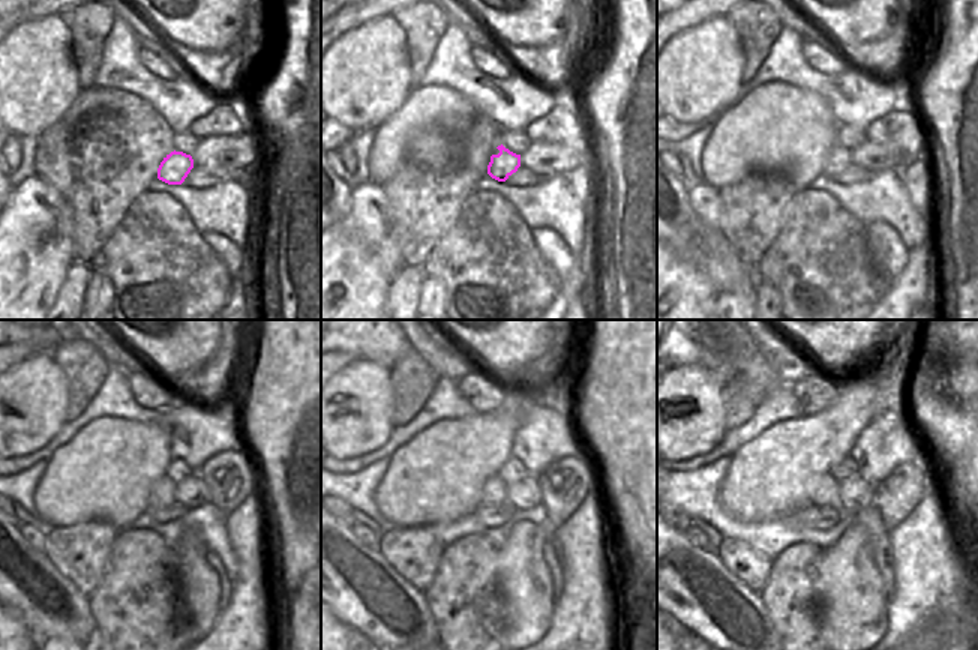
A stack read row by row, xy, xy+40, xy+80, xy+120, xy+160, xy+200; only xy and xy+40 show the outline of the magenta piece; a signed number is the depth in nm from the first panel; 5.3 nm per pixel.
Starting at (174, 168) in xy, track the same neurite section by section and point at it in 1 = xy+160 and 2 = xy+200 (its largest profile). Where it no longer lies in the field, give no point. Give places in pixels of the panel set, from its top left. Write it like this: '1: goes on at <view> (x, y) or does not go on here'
1: goes on at xy+160 (498, 497)
2: goes on at xy+200 (833, 500)

